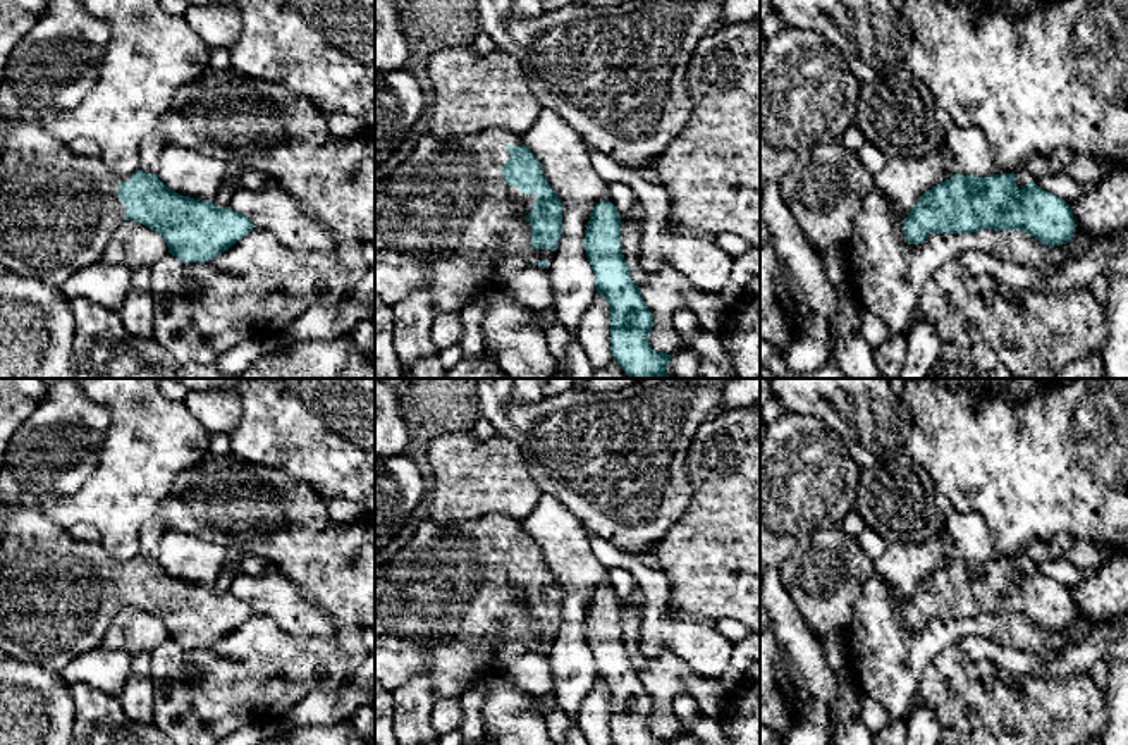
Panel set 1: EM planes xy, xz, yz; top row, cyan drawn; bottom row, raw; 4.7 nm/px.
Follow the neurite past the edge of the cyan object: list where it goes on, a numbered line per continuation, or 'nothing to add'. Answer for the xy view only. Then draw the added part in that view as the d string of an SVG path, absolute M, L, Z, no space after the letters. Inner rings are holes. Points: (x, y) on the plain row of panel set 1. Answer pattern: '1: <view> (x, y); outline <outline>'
1: xy (57, 596); outline M10 501L0 520L0 650L7 657L60 673L77 656L101 645L113 616L126 607L119 570L131 564L132 561L112 559L96 545L76 540L41 513Z

